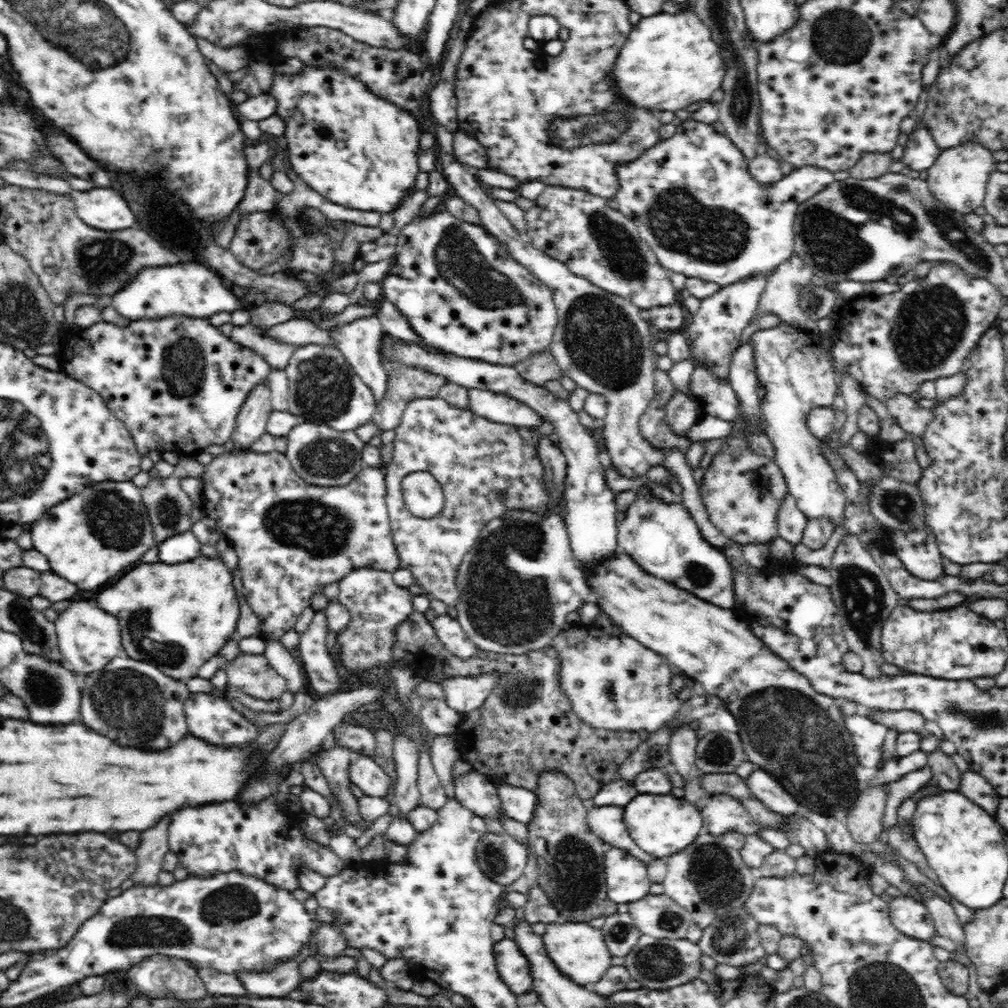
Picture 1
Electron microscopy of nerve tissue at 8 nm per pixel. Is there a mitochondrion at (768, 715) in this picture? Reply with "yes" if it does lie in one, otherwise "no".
yes

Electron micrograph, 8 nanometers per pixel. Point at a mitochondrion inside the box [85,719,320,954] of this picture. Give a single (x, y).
(132, 932)

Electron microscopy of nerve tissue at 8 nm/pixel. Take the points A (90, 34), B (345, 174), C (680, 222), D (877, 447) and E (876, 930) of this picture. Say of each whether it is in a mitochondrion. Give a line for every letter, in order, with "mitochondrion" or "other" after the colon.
A: mitochondrion
B: other
C: mitochondrion
D: other
E: other

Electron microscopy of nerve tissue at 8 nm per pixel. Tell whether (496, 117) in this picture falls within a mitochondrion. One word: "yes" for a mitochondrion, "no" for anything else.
no

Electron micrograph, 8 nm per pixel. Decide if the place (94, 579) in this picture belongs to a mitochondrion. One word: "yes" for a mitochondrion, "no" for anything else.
no

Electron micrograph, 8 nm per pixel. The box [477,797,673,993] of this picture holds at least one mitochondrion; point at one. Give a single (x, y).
(573, 869)

